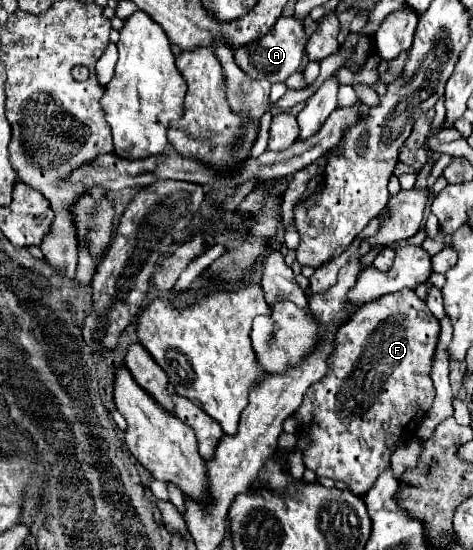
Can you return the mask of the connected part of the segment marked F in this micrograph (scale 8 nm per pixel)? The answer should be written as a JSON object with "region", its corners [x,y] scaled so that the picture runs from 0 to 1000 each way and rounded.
{"region":[[[873,527],[814,535],[797,542],[797,549],[780,549],[780,556],[763,556],[746,578],[712,600],[691,684],[653,702],[636,742],[624,749],[641,785],[658,796],[658,815],[641,822],[641,844],[662,855],[670,869],[691,865],[721,873],[746,898],[767,902],[797,865],[827,847],[822,833],[831,818],[877,793],[890,760],[920,727],[920,702],[907,676],[932,596],[899,556]]]}

